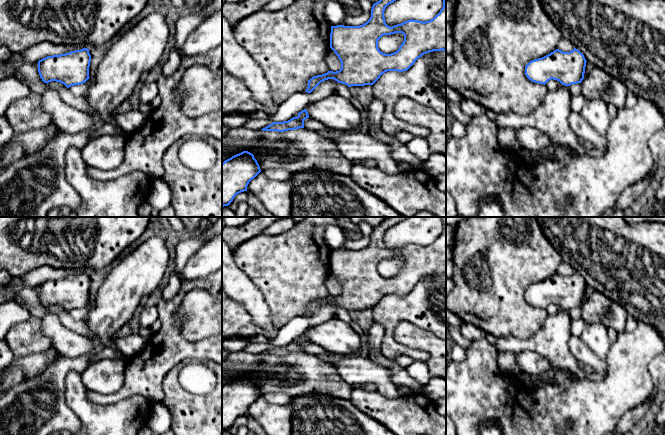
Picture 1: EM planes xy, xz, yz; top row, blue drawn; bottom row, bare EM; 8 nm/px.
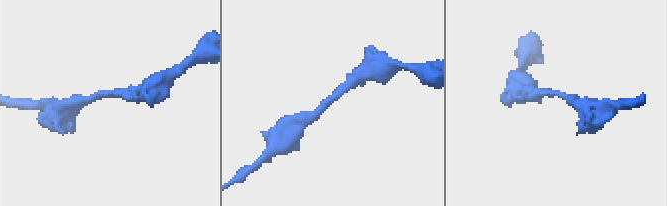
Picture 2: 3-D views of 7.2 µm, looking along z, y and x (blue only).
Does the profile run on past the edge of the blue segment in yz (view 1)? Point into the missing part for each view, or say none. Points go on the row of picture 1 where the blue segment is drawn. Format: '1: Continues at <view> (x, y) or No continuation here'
1: No continuation here

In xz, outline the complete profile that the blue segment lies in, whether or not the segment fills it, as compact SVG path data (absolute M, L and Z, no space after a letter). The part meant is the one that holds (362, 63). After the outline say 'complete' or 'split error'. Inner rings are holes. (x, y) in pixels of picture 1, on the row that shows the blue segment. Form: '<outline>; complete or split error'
M379 0L371 9L370 19L359 26L331 26L330 48L341 62L341 69L313 76L308 81L305 92L311 93L321 82L334 79L338 83L351 86L373 85L387 71L407 71L422 55L433 51L446 51L446 0L440 12L429 21L408 20L401 24L388 26L385 22L385 8L396 0ZM402 33L404 41L399 49L391 54L385 54L378 48L378 40L384 35Z; complete

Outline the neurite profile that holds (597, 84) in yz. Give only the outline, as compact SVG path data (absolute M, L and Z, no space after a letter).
M594 67L581 82L581 92L586 100L603 99L617 109L625 107L627 87L604 70Z

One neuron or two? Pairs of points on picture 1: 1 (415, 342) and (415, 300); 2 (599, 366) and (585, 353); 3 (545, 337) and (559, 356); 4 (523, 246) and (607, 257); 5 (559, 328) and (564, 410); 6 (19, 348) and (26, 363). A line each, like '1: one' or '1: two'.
1: two
2: one
3: one
4: two
5: two
6: two

